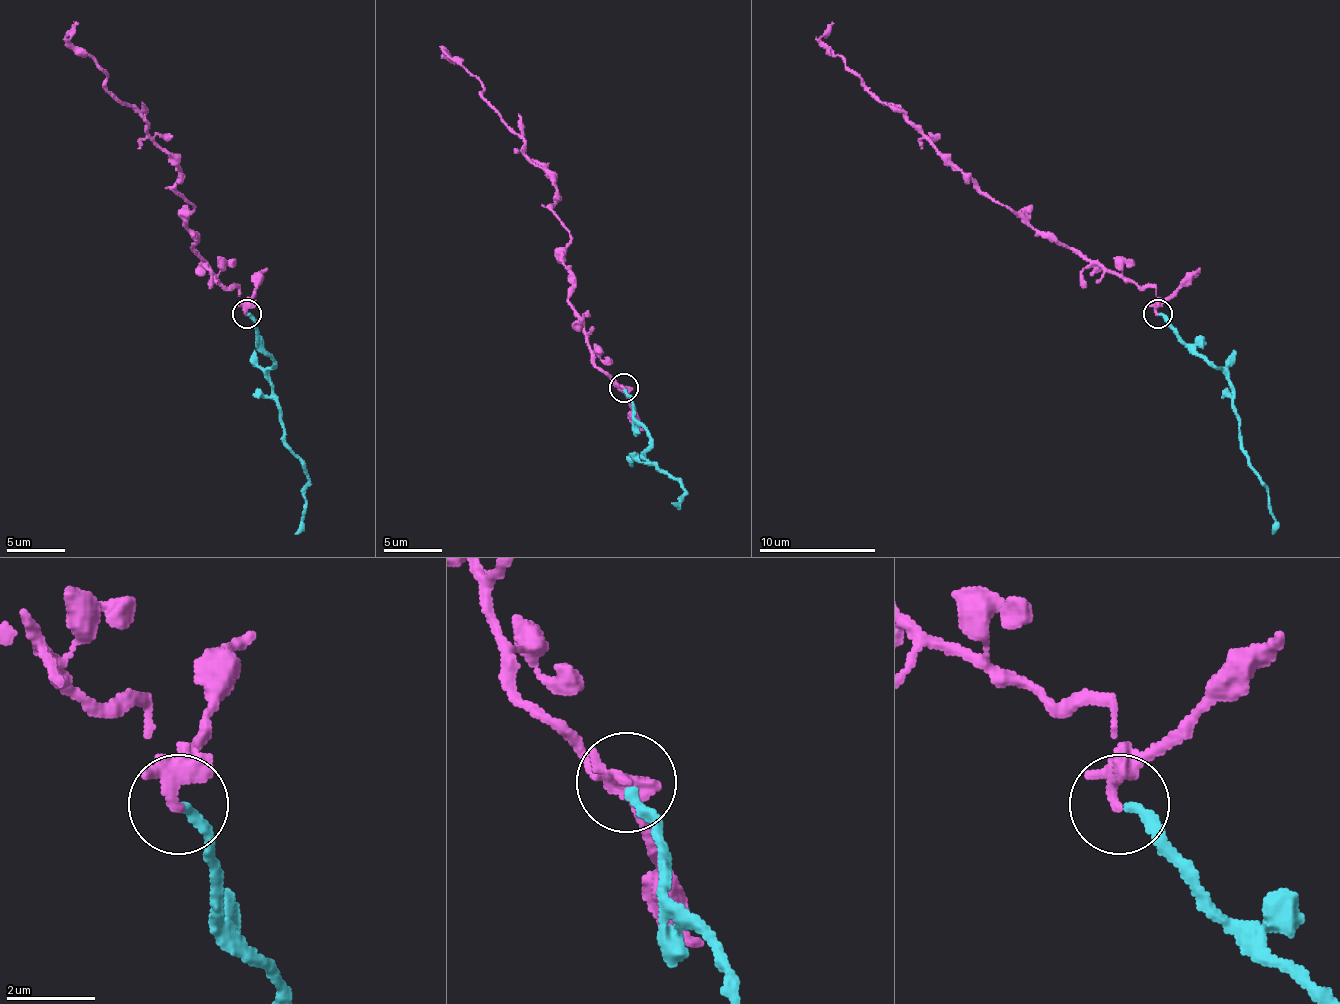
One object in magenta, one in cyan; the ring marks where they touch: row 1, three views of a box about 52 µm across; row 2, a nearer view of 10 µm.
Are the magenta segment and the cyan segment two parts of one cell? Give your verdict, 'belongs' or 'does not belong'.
belongs

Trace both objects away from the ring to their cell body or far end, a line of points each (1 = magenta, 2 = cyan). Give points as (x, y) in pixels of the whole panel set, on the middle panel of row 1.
1: (624, 388), (595, 365), (569, 301), (569, 231), (551, 207), (557, 184), (446, 50), (455, 65)
2: (624, 388), (633, 418), (650, 441), (644, 458), (659, 470), (671, 473), (685, 490), (677, 505), (671, 502)

